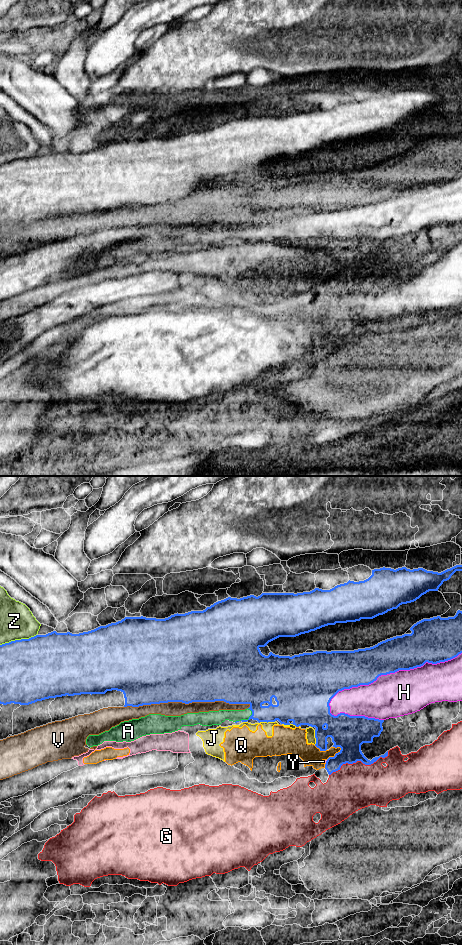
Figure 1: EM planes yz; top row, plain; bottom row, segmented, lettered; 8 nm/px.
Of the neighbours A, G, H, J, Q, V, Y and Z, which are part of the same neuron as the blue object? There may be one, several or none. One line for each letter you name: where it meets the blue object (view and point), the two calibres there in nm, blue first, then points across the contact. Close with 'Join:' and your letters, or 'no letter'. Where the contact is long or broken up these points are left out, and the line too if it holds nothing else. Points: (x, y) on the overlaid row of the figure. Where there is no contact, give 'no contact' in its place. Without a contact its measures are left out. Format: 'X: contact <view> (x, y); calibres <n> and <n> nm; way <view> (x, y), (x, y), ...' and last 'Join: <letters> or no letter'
Join: no letter

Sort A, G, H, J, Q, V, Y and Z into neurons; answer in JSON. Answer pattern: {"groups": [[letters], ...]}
{"groups": [["A", "H"], ["G"], ["J", "Q", "Y"], ["V"], ["Z"]]}

